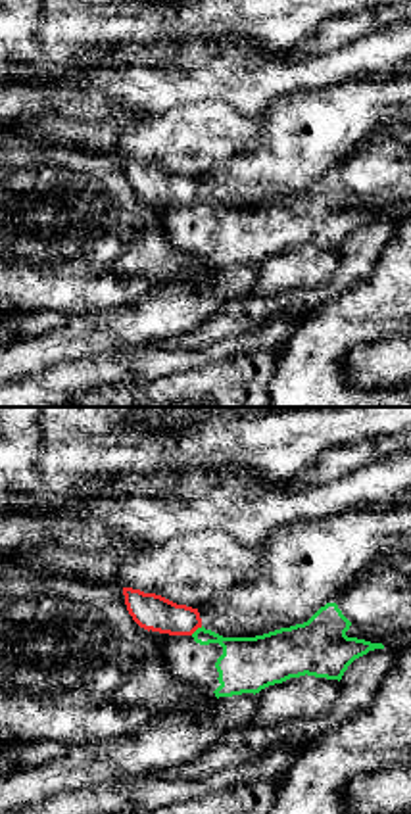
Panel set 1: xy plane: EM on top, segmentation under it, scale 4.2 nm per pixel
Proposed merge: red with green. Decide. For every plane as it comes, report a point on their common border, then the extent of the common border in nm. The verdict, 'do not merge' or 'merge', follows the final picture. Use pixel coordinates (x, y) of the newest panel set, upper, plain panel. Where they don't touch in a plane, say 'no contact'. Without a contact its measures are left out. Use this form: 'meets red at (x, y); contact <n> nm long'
meets red at (196, 198); contact 70 nm long

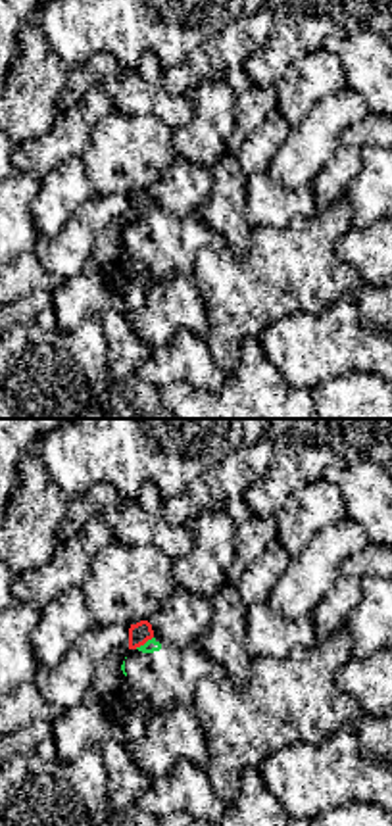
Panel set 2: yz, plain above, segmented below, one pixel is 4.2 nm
meets red at (143, 214); contact 90 nm long

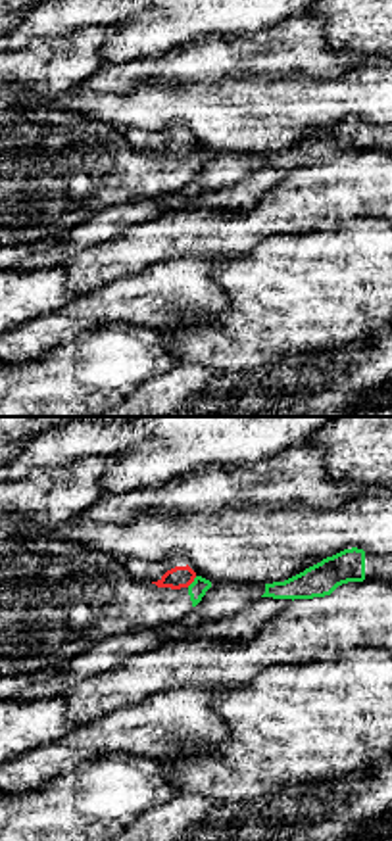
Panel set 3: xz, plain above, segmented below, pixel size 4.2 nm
meets red at (191, 152); contact 60 nm long

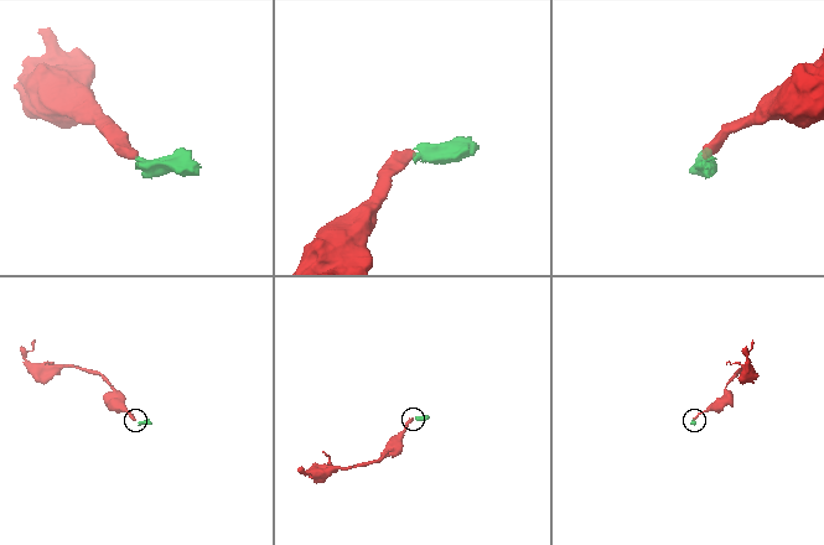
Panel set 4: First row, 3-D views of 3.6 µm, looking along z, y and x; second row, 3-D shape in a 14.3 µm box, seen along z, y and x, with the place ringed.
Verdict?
do not merge

